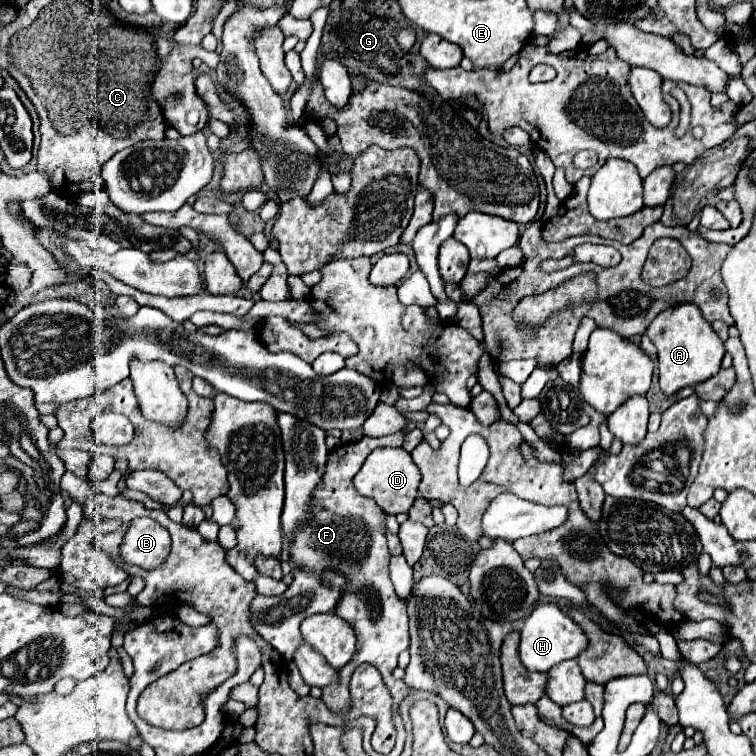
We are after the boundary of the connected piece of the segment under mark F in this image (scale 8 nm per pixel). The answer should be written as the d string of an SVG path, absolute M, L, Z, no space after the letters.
M394 433L386 437L362 437L360 441L346 443L330 451L322 483L314 489L314 495L310 497L312 509L308 513L308 519L294 531L294 537L290 539L290 563L294 567L312 571L316 575L338 573L346 581L334 613L352 625L358 645L354 657L340 669L340 683L324 687L322 701L328 705L328 709L350 709L350 675L362 663L372 663L382 673L392 699L406 699L406 695L410 695L410 685L392 677L392 671L398 665L398 655L408 649L410 633L406 601L394 593L390 581L386 513L372 499L362 497L352 485L352 477L360 471L362 463L374 449L402 447L402 441L404 433Z

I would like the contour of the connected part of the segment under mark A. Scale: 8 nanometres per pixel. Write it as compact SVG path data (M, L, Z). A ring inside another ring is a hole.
M682 303L668 311L662 311L646 329L646 335L656 345L660 389L664 395L674 395L676 391L698 385L720 371L724 357L724 343L712 329L712 325L702 317L694 303Z

